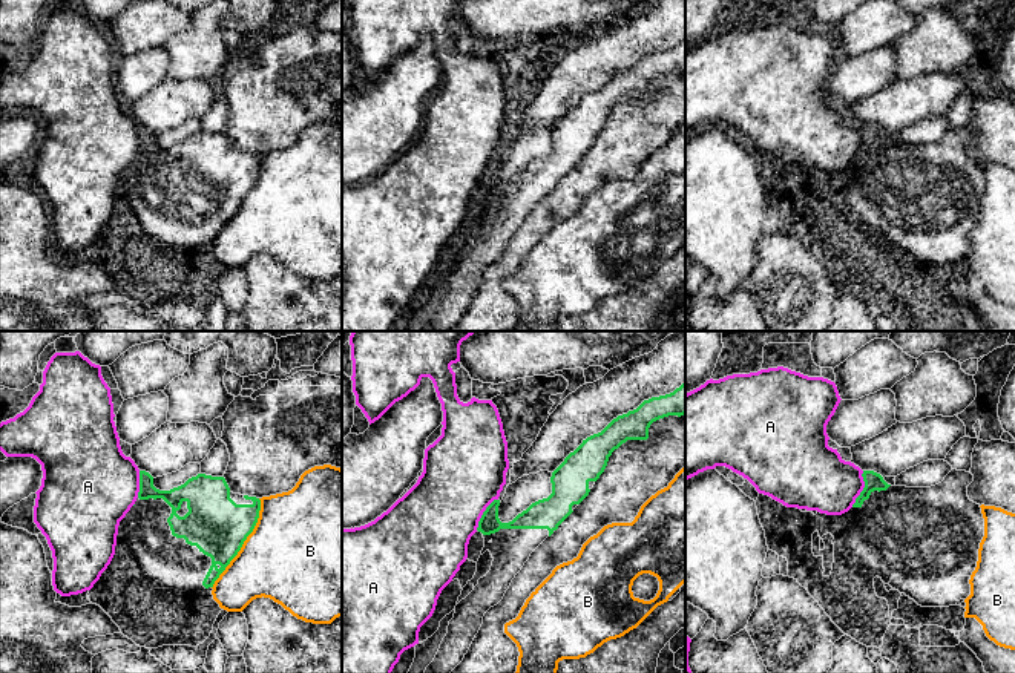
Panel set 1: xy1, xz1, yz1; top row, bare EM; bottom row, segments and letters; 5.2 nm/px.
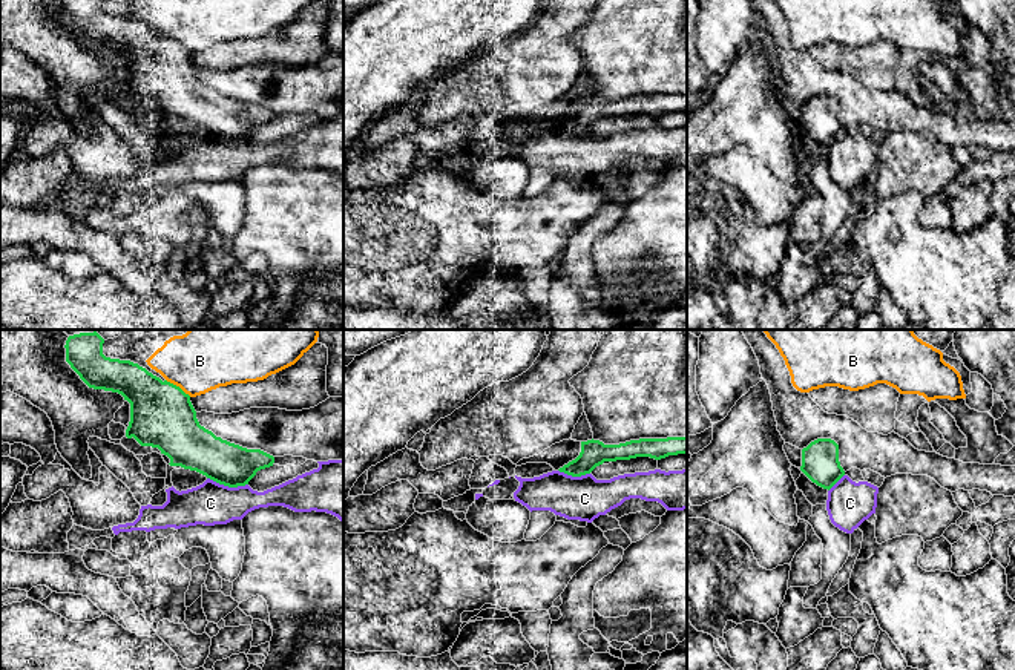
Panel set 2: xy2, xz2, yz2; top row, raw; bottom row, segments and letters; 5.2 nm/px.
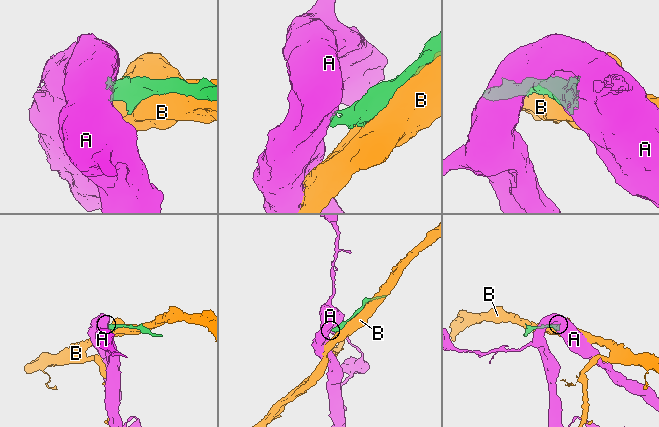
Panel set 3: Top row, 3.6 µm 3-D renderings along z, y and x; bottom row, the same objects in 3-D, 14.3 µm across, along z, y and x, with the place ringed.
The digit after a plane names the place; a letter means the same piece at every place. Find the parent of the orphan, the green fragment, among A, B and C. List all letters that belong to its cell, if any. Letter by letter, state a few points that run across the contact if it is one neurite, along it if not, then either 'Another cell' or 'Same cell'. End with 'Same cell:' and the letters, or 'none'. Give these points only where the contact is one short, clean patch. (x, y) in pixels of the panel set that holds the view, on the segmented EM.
A: Line: yz1 (863, 471), (863, 489), (851, 506). Another cell
B: Another cell
C: Line: xy2 (207, 477), (229, 486), (247, 485). Another cell
Same cell: none

